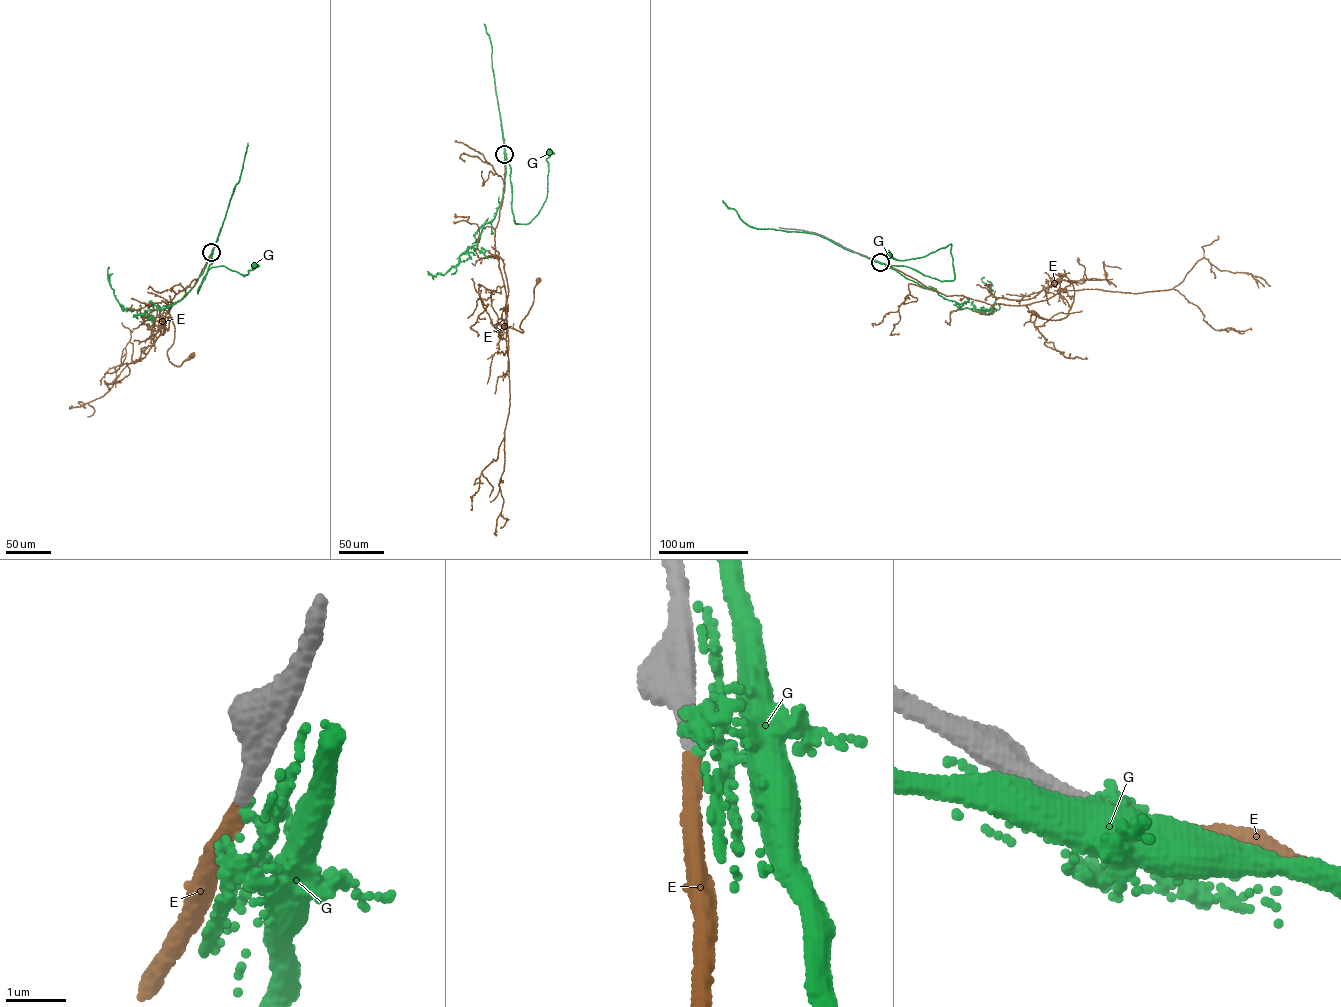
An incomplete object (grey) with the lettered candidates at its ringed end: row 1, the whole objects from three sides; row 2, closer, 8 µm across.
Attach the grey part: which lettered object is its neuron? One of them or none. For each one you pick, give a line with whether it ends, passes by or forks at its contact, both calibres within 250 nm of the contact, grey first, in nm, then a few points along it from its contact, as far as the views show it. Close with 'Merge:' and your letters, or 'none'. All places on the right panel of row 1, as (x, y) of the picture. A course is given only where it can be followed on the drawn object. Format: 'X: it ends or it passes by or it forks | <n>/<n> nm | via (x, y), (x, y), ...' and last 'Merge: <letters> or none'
E: it ends | 240/240 nm | via (880, 262), (947, 296), (994, 305), (1046, 300), (1059, 291), (1060, 273), (1068, 278), (1068, 315), (1033, 312)
Merge: E

